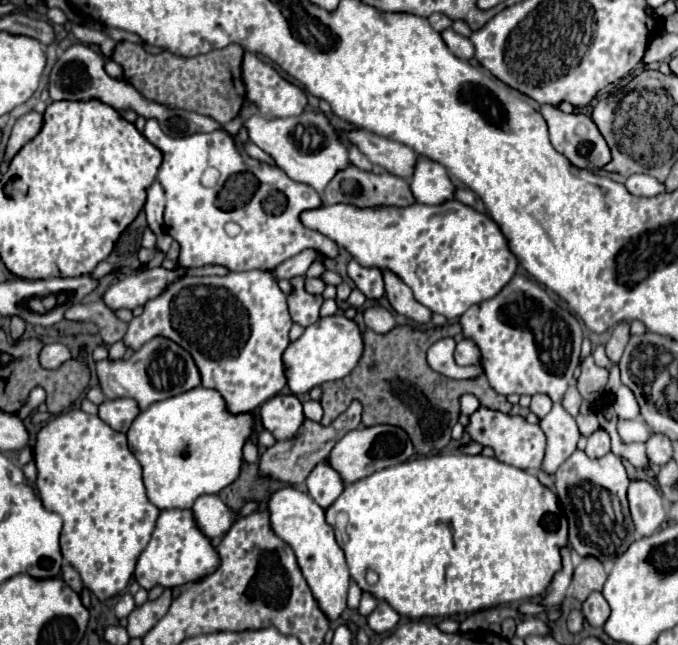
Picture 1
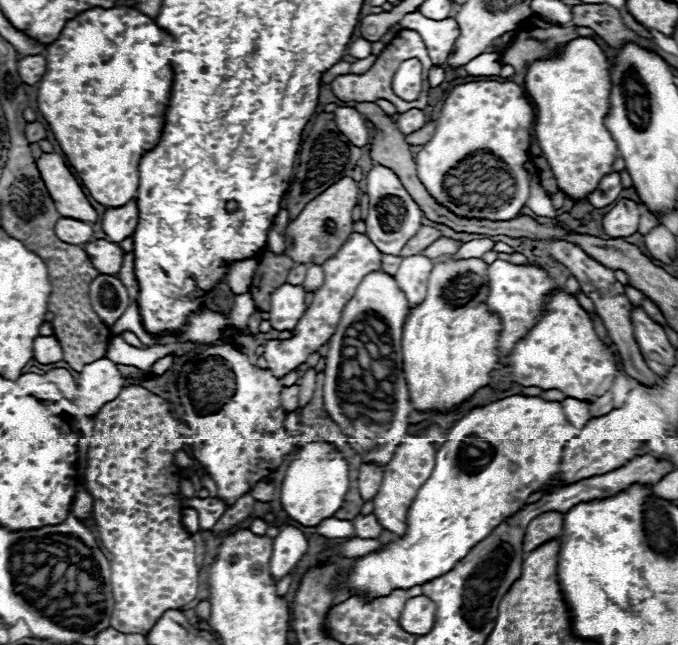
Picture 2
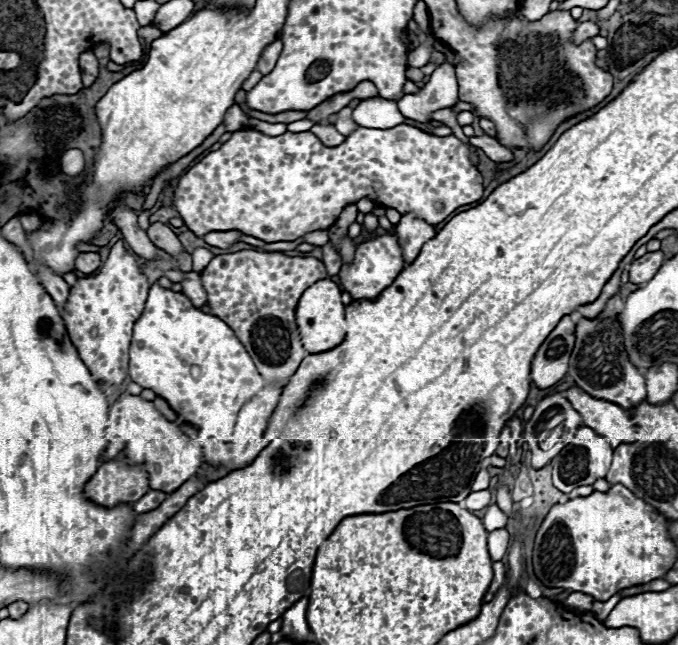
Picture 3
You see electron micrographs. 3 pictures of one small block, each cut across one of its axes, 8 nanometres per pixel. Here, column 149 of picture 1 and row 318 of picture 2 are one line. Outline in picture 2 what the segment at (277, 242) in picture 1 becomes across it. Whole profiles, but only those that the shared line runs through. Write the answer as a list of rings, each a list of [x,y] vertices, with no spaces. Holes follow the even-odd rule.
[[[132,302],[132,304],[128,306],[126,314],[112,326],[112,330],[114,330],[114,332],[130,330],[130,332],[134,332],[146,346],[152,346],[152,344],[158,344],[158,342],[160,342],[160,338],[154,338],[154,336],[150,336],[150,334],[144,332],[144,326],[142,326],[142,322],[140,322],[140,314],[138,314],[138,304],[136,304],[136,302]]]

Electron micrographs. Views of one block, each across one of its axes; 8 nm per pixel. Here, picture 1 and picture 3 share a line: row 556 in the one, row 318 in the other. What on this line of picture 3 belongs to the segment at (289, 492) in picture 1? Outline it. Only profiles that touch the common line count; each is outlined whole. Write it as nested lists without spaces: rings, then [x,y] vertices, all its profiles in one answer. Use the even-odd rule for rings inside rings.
[[[320,280],[302,294],[296,308],[296,324],[302,336],[302,344],[310,354],[332,350],[344,340],[346,324],[344,324],[344,304],[340,300],[340,294],[342,294],[340,286],[332,280]]]

